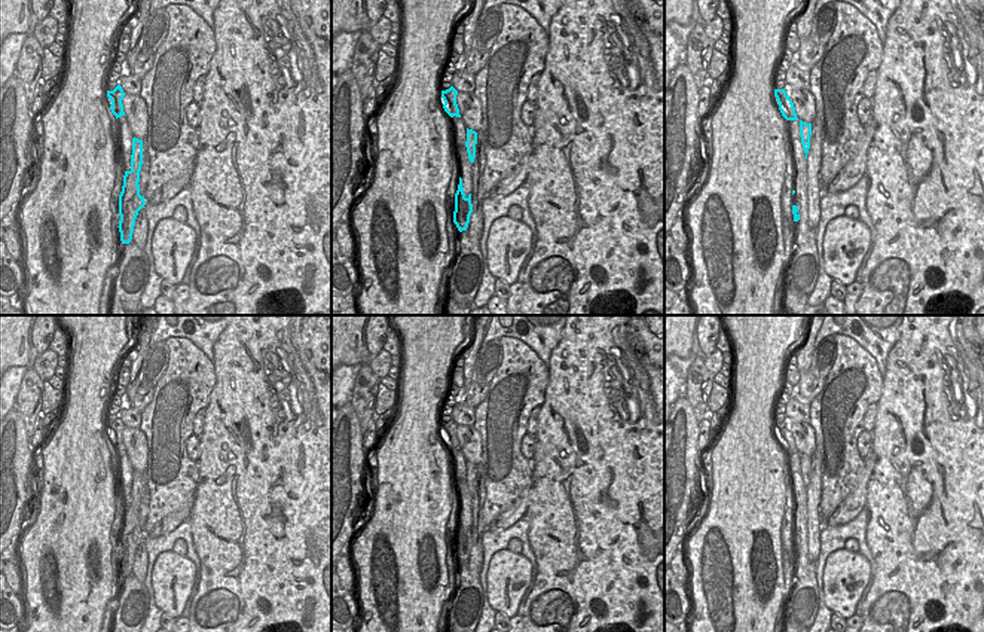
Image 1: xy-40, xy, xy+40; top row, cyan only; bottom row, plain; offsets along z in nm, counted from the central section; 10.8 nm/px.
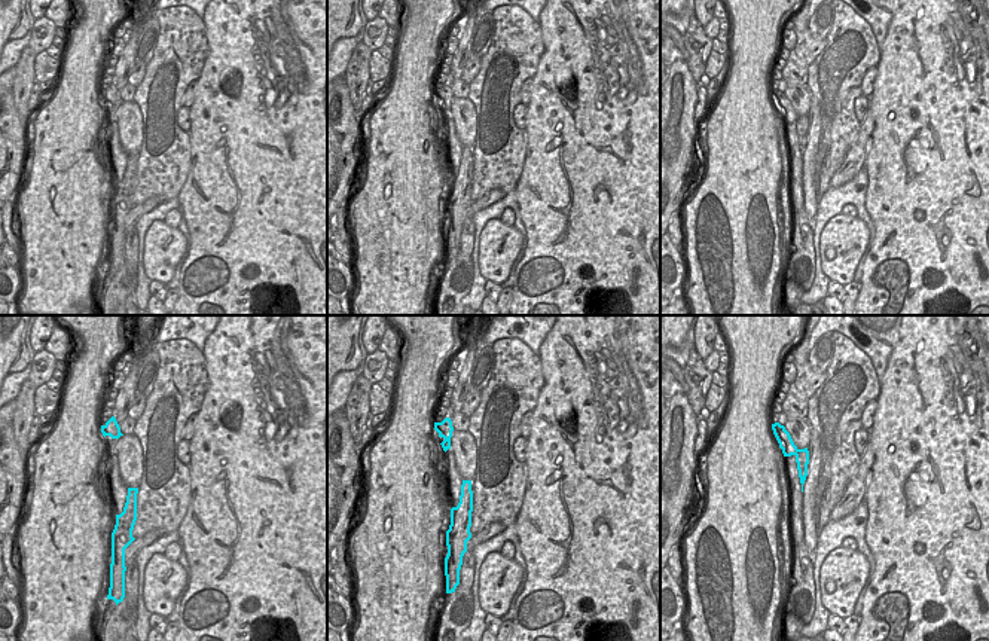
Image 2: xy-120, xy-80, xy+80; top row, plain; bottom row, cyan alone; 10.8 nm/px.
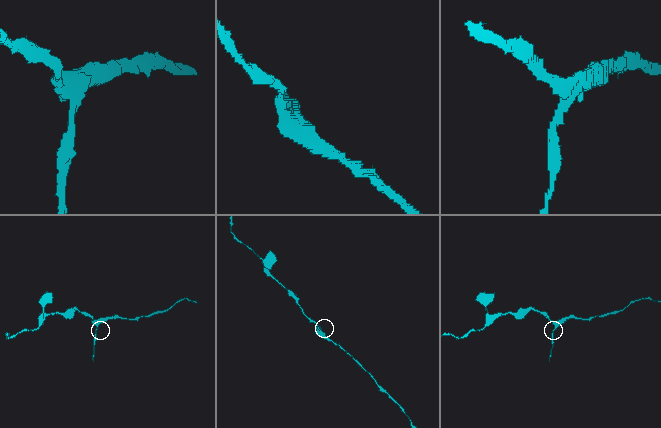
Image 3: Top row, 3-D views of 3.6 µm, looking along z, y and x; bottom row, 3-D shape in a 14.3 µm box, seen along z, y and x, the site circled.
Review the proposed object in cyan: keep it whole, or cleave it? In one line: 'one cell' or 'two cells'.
two cells

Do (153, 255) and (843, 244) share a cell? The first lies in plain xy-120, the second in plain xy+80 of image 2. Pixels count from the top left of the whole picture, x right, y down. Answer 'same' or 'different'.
same

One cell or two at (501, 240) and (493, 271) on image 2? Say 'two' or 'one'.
one

